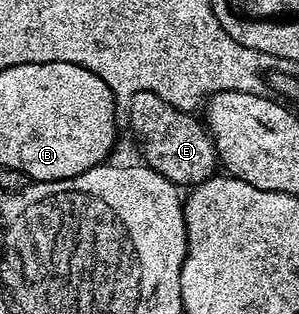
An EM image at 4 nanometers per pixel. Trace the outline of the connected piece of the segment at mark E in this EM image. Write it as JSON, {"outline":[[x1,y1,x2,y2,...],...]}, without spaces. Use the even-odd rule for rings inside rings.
{"outline":[[137,92,130,103,128,127,142,147,141,159,175,186,197,186,215,175,220,161,214,139,197,115,180,110,151,92],[215,167,215,168,214,168]]}

